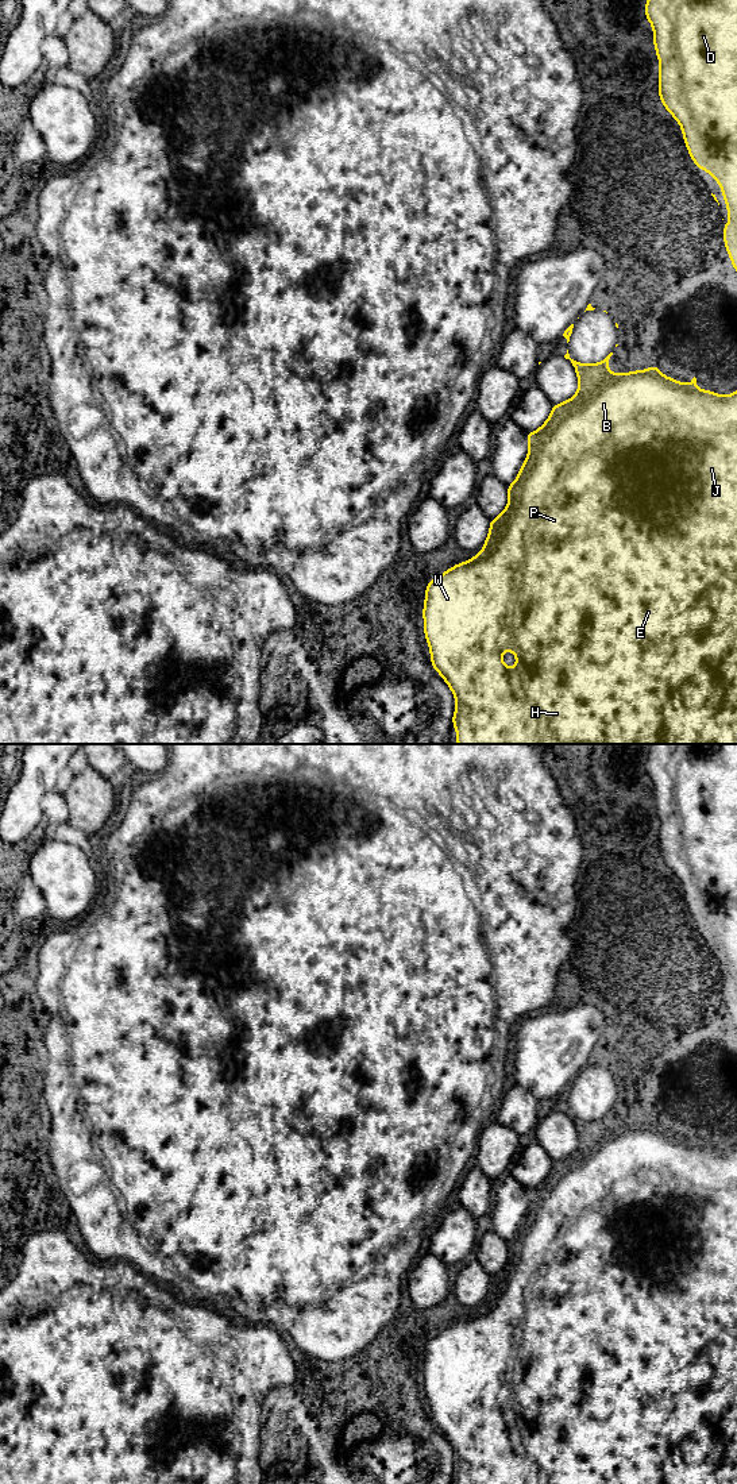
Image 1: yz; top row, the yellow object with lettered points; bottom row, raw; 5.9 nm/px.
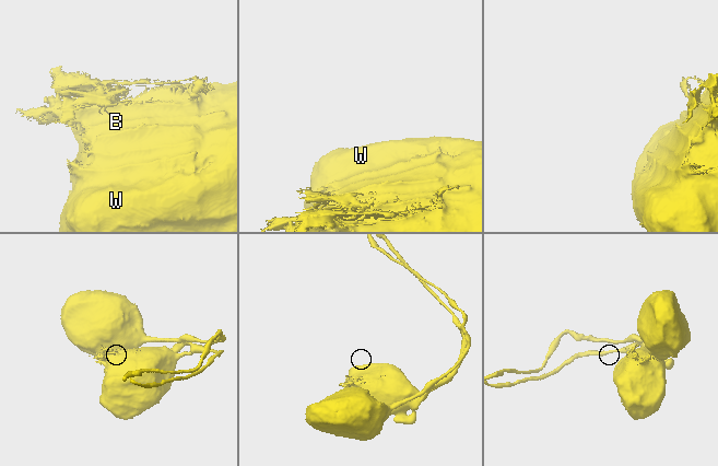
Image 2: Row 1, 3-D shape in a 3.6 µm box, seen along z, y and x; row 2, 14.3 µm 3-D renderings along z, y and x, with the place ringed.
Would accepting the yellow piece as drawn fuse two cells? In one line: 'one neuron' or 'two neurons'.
two neurons

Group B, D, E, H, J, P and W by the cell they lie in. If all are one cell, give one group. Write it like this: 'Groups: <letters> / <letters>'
Groups: B E H J P W / D

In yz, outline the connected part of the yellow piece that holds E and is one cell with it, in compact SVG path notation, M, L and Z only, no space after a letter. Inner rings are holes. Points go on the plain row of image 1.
M567 1106L564 1114L574 1122L579 1144L566 1159L552 1161L549 1173L537 1187L526 1190L529 1206L518 1226L518 1241L516 1245L508 1242L509 1257L516 1260L516 1272L509 1288L490 1283L479 1311L455 1321L427 1341L422 1367L424 1389L431 1407L431 1421L455 1452L456 1462L452 1472L455 1484L737 1484L737 1146L729 1152L699 1146L695 1133L684 1141L663 1132L656 1119L647 1126L610 1129L607 1123L611 1111L613 1109L595 1121L584 1121L571 1115ZM503 1407L512 1407L517 1414L512 1426L502 1418Z

